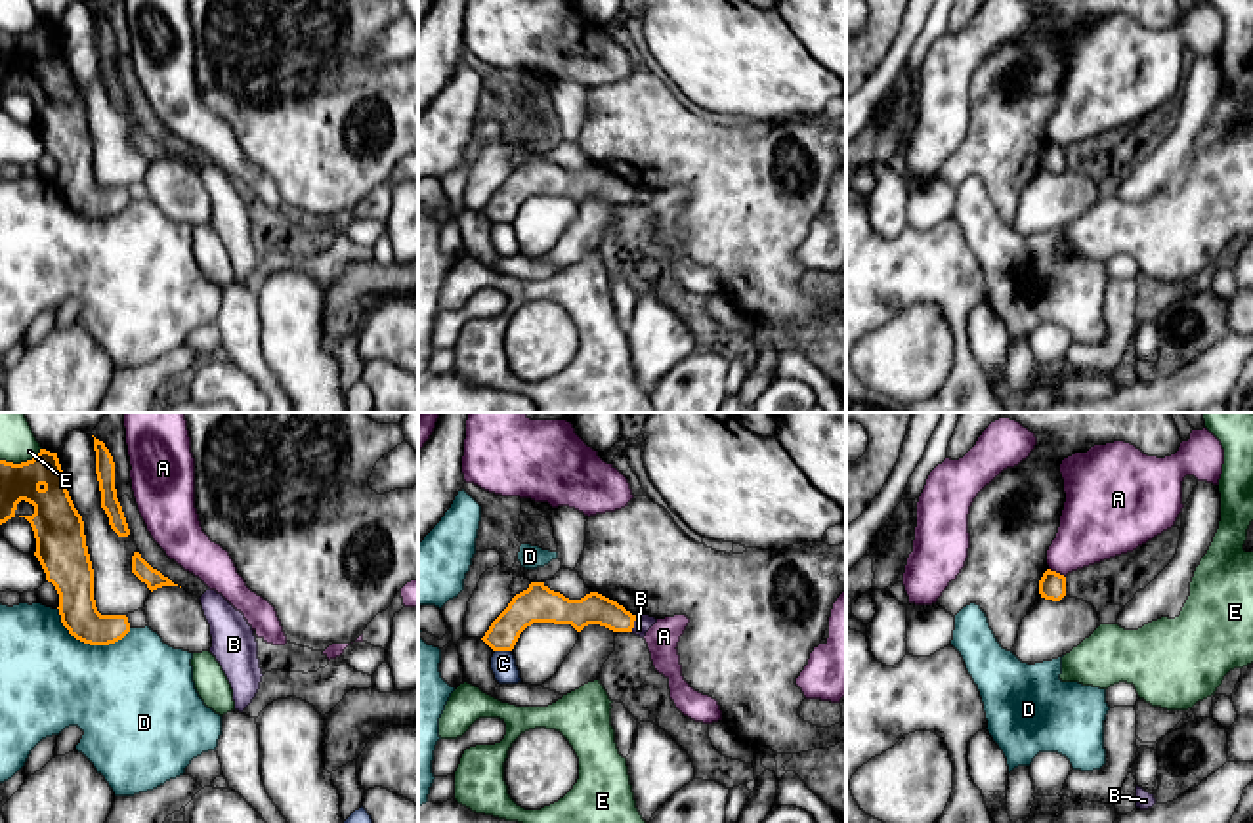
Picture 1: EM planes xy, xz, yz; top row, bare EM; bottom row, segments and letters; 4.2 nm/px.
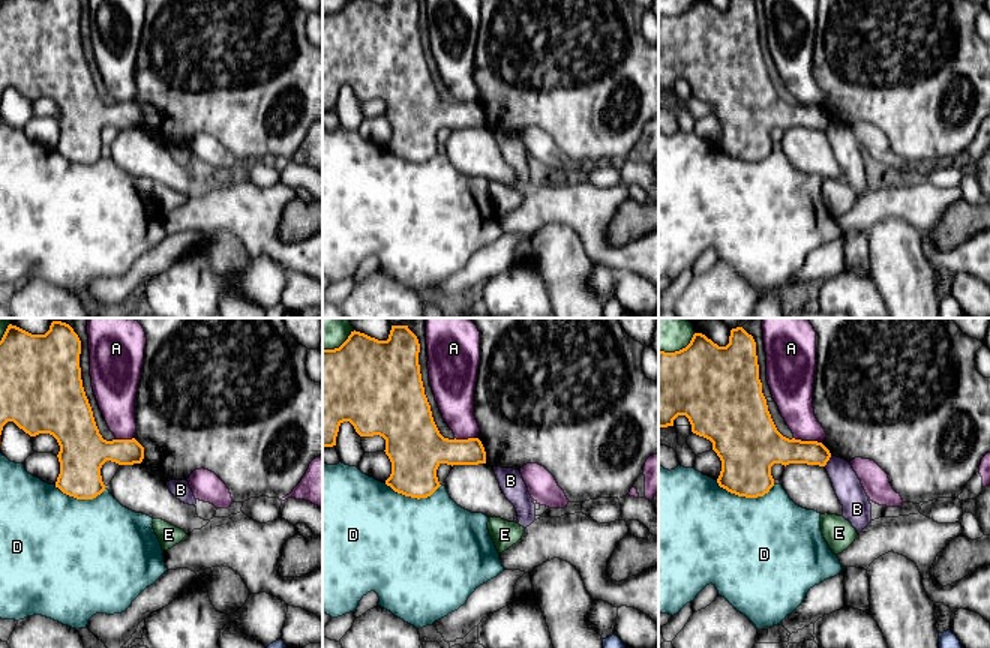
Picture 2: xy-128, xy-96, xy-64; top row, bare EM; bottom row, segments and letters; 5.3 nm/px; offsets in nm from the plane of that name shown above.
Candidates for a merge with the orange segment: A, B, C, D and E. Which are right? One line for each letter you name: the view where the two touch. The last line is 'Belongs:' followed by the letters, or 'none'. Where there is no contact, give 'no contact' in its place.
Belongs: none

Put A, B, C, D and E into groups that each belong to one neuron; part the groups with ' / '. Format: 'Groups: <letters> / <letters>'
Groups: A / B / C / D / E

